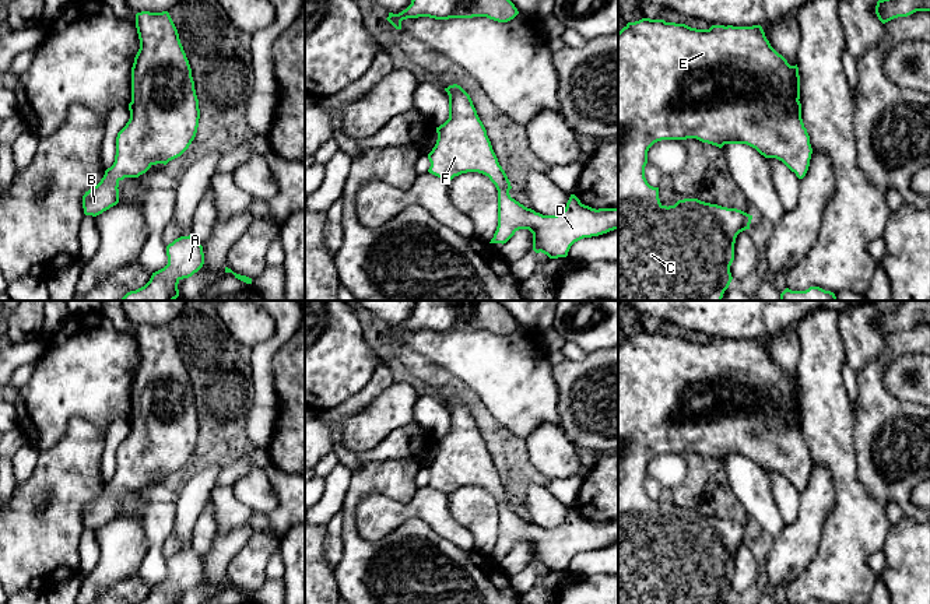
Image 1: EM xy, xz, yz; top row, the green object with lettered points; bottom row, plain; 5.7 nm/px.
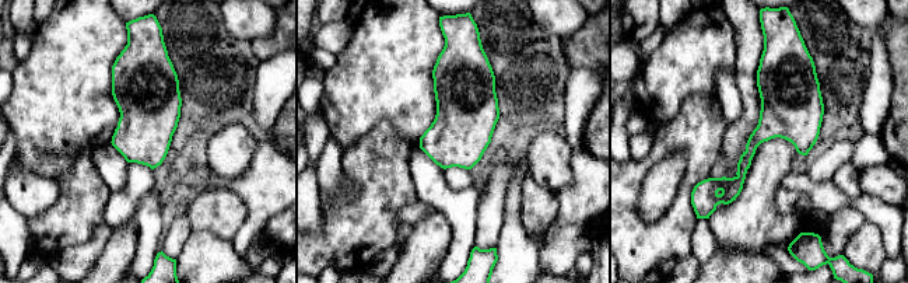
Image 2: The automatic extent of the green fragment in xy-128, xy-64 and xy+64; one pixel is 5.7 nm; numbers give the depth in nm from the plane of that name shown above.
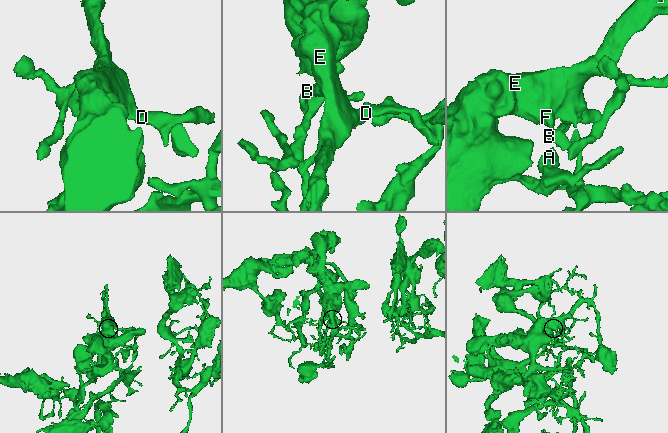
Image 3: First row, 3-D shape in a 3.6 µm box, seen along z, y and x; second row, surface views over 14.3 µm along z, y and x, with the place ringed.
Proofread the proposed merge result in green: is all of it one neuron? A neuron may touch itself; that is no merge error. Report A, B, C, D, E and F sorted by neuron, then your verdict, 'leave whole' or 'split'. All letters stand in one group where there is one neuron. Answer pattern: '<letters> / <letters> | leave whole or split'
A B C D E F | leave whole

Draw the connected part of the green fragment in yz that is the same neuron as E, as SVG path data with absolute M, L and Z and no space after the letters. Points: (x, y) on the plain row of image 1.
M642 331L628 336L618 345L618 604L726 604L733 593L730 579L734 573L734 556L740 545L750 542L752 528L698 512L678 513L674 519L663 519L659 501L653 501L645 491L649 461L661 453L696 452L722 461L724 457L747 457L765 471L782 474L799 492L808 484L813 461L810 449L801 432L799 380L790 379L769 357L761 338L733 340L712 338L709 343L696 343L685 337L666 336L664 333Z

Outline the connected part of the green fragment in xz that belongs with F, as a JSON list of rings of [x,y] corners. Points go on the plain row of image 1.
[[[457,397],[445,401],[449,432],[436,440],[438,453],[428,467],[429,487],[450,495],[455,489],[478,485],[498,503],[498,540],[489,556],[506,556],[516,544],[533,547],[533,563],[550,572],[566,570],[571,559],[583,552],[618,542],[617,522],[592,522],[571,508],[565,523],[543,528],[510,510],[510,495],[498,475],[487,443],[470,408]]]

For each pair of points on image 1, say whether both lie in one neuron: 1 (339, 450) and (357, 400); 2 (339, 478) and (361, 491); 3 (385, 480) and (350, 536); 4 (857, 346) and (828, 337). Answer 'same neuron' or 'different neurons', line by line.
1: same neuron
2: different neurons
3: same neuron
4: different neurons

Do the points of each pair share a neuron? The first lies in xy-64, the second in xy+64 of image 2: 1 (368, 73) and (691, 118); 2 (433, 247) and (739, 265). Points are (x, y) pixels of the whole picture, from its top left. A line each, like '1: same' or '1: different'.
1: different
2: different

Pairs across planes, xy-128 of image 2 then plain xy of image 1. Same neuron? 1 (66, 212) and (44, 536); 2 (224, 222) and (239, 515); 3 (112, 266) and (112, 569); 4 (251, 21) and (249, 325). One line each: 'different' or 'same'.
1: same
2: same
3: same
4: same

